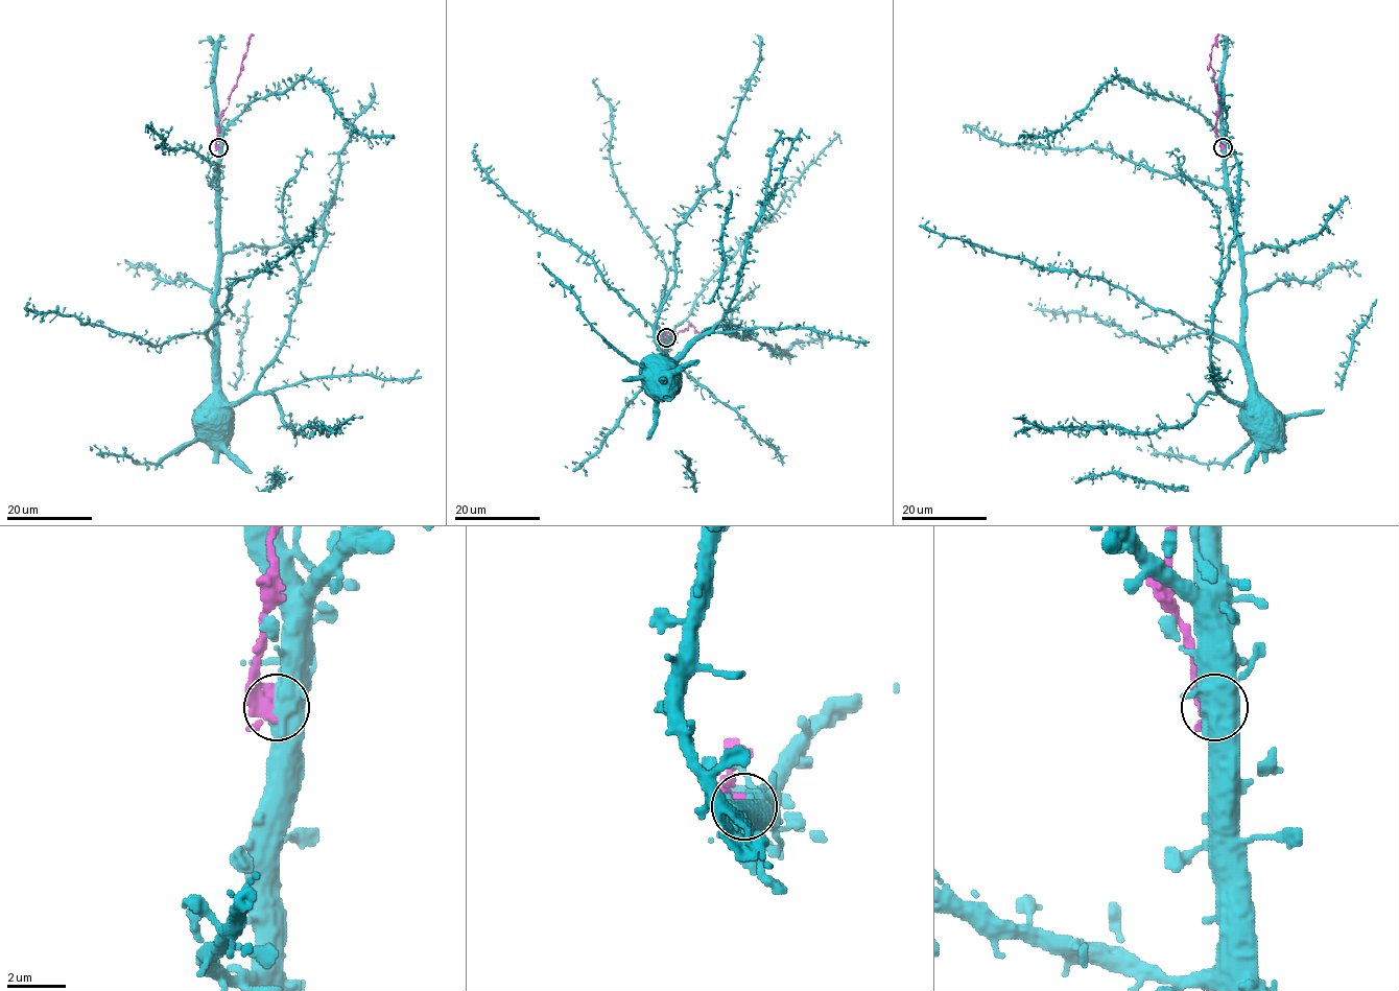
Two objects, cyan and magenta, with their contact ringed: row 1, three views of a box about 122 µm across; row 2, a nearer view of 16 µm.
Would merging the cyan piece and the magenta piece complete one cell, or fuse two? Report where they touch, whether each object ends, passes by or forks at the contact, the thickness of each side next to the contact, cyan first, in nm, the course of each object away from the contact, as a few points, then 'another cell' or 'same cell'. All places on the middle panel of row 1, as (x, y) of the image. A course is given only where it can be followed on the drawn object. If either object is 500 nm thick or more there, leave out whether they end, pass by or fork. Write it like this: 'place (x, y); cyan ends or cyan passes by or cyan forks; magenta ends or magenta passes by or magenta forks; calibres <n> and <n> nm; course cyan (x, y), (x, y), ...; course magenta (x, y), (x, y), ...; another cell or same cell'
place (666, 337); calibres 700 and 480 nm; course cyan (666, 338), (666, 354), (660, 370), (646, 375); course magenta (666, 338), (663, 335), (665, 332), (676, 335), (689, 326), (702, 333); another cell

